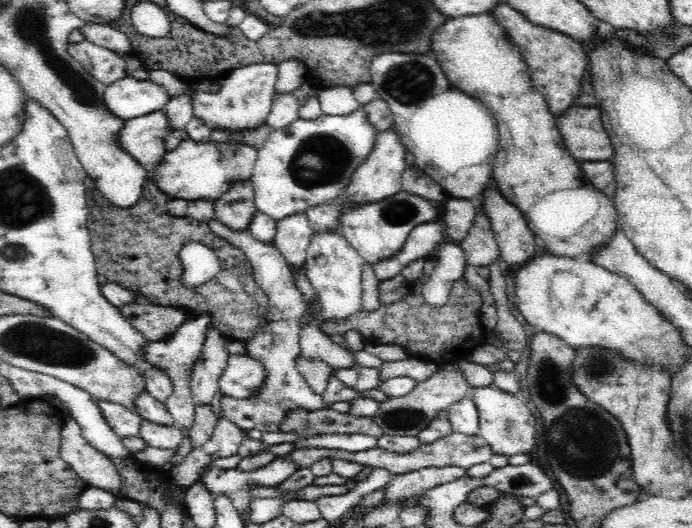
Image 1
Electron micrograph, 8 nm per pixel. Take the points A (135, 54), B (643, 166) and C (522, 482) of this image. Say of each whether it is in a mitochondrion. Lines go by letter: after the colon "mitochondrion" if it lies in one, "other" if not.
A: other
B: other
C: mitochondrion

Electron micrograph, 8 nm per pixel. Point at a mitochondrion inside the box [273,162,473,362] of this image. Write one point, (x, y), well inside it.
(397, 211)

